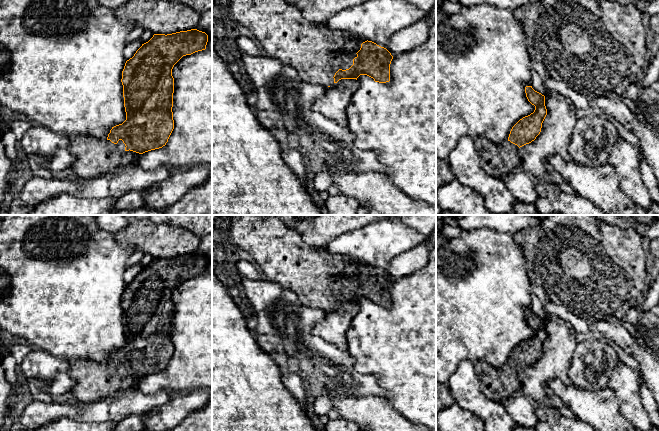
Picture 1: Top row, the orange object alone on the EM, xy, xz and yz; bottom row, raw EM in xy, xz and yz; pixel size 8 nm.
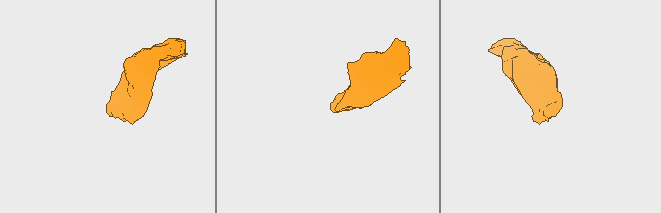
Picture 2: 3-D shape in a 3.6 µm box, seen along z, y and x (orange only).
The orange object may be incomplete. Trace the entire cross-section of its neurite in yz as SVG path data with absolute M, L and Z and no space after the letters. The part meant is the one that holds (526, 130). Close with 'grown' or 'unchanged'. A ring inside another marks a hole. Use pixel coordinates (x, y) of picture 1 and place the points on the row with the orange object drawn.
M526 86L525 93L528 101L535 106L535 110L512 127L508 137L510 144L497 145L481 136L474 138L482 168L495 178L502 178L521 166L520 148L534 141L541 132L542 123L547 115L545 96L535 91L532 86Z; grown

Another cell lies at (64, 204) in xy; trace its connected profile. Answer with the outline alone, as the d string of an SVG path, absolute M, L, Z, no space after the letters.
M60 194L41 202L26 215L109 215L117 201L116 196L87 198Z

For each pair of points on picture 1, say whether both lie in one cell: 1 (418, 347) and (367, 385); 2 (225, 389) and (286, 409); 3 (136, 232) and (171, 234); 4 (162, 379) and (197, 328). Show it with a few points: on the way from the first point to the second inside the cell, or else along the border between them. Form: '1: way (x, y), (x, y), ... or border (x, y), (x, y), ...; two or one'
1: border (355, 369), (362, 373), (372, 373), (387, 394); two
2: way (240, 404), (245, 409), (271, 409); one
3: way (145, 234), (162, 234); one
4: way (175, 368), (197, 346), (197, 341); one

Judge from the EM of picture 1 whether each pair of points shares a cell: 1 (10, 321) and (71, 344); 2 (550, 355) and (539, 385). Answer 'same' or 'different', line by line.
1: same
2: same

